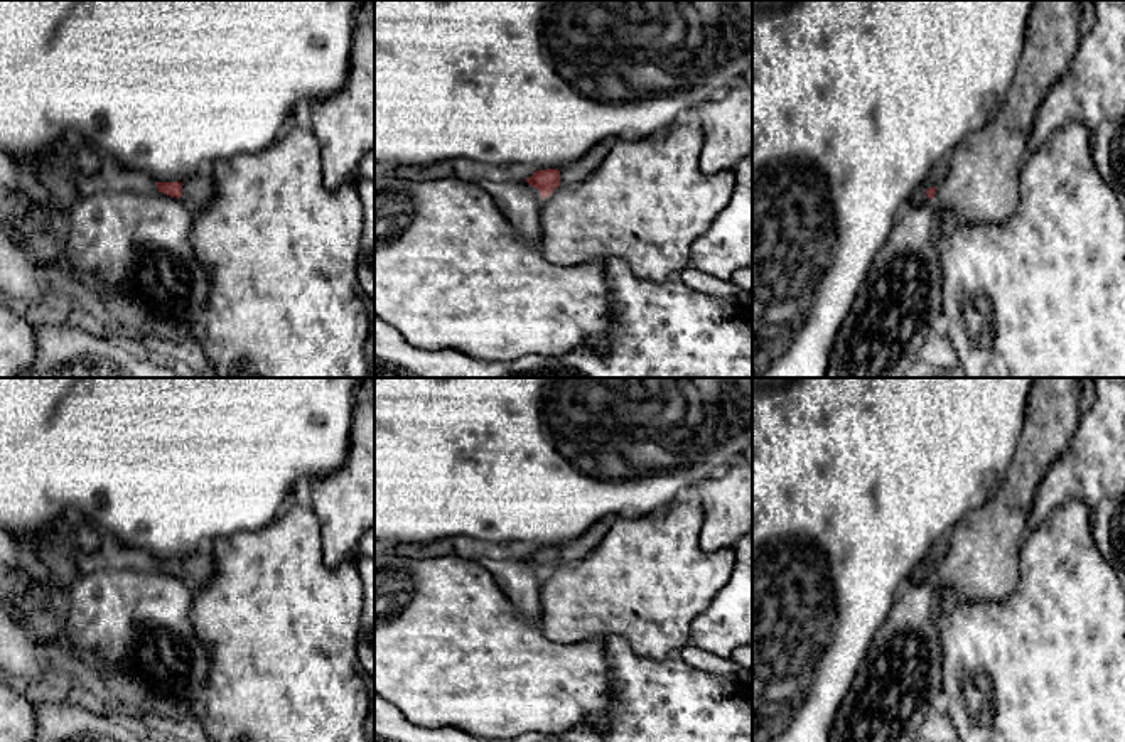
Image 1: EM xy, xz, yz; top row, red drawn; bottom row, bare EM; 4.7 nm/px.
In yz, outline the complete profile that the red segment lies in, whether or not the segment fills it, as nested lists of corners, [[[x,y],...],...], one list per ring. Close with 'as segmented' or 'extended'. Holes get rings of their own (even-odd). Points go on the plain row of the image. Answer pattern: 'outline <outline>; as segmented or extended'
outline [[[939,538],[929,550],[928,556],[924,558],[923,563],[919,563],[911,575],[909,582],[924,582],[931,577],[934,577],[936,567],[941,562],[941,558],[948,551],[950,541],[945,538]]]; extended

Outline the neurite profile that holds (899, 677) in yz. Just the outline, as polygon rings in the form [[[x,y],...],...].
[[[934,577],[901,585],[835,715],[828,742],[918,742],[928,707],[941,703],[939,621],[946,607],[948,594]]]

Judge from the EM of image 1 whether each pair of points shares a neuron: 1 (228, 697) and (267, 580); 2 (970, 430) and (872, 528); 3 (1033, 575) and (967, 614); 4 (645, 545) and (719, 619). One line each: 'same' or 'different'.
1: same
2: same
3: same
4: different

